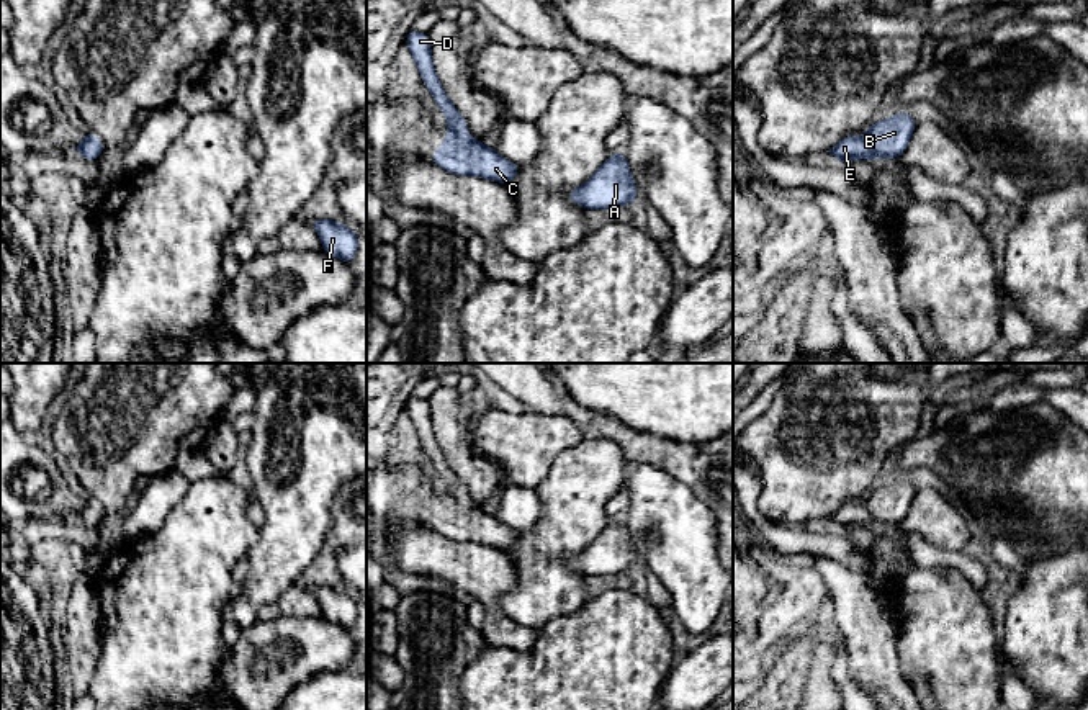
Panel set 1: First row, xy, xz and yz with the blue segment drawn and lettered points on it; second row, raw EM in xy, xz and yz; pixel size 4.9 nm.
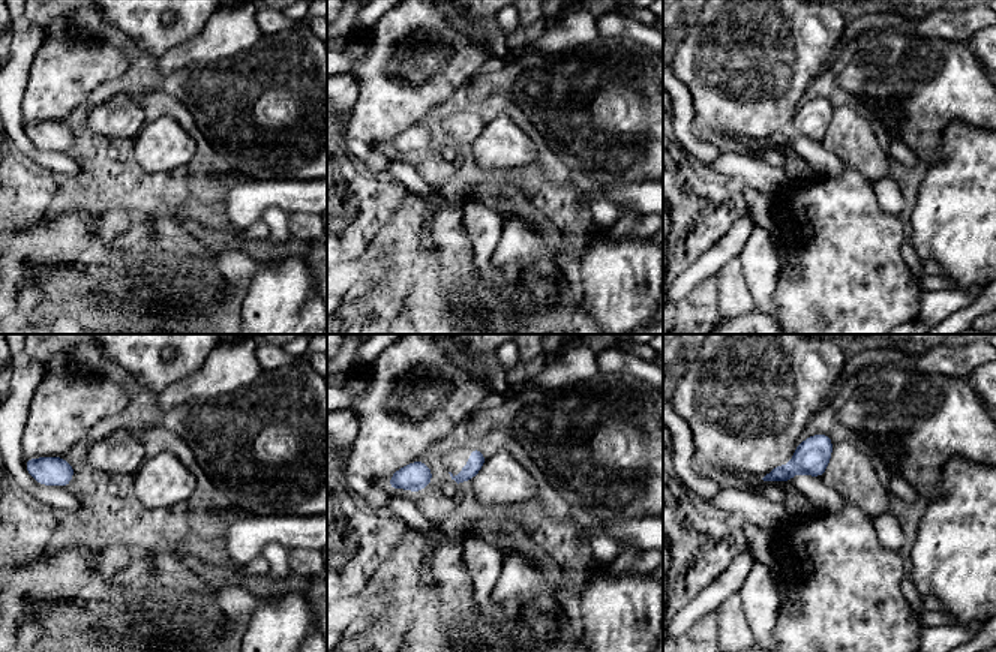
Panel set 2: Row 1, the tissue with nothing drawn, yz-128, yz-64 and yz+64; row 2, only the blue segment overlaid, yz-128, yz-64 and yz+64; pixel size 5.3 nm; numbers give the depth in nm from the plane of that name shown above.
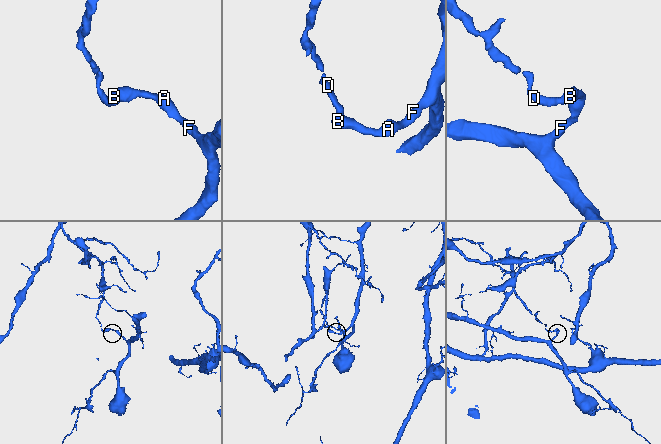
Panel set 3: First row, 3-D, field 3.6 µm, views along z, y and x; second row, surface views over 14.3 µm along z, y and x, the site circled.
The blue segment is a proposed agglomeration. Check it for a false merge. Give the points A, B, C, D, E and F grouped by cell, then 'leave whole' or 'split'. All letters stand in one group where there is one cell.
A B C F / D E | split

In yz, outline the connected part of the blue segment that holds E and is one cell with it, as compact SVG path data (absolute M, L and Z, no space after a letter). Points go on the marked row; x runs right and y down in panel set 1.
M846 136L843 137L836 146L833 146L829 151L839 164L849 164L854 159L867 159L875 162L877 154L872 151L865 137L857 136Z

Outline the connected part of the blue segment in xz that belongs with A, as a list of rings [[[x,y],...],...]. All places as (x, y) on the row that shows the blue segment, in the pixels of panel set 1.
[[[622,152],[610,154],[596,173],[566,195],[586,209],[610,209],[638,200],[635,180]]]

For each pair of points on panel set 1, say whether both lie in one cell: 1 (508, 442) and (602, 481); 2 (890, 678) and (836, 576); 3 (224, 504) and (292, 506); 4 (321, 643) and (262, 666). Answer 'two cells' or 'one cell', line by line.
1: two cells
2: one cell
3: two cells
4: one cell

